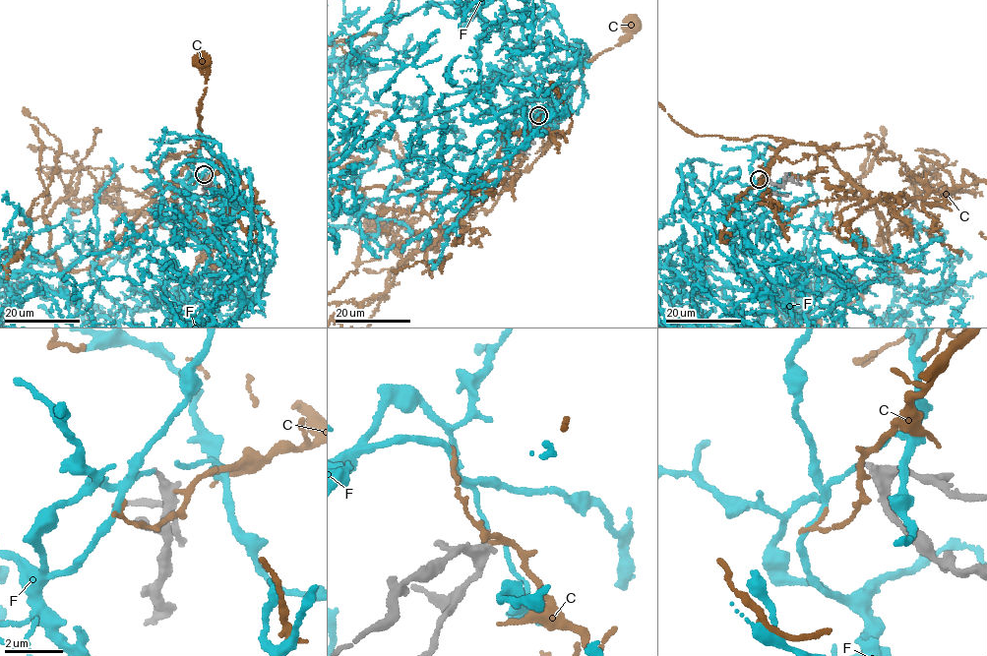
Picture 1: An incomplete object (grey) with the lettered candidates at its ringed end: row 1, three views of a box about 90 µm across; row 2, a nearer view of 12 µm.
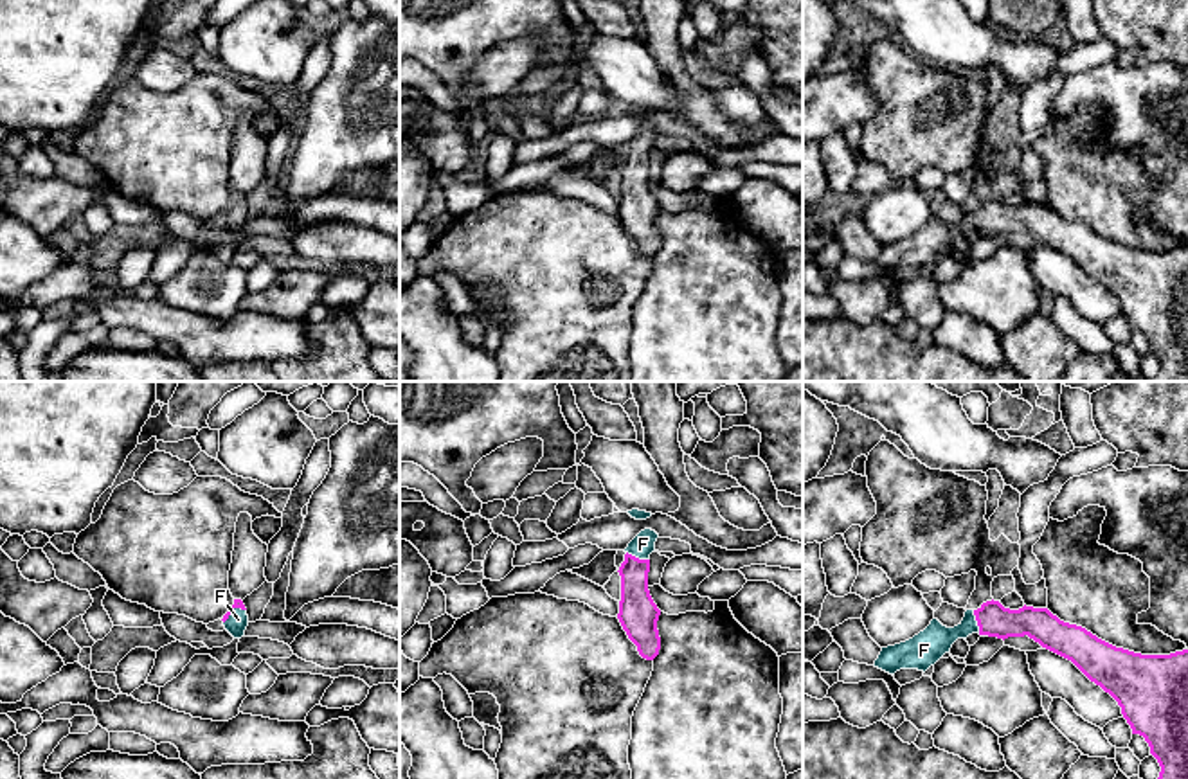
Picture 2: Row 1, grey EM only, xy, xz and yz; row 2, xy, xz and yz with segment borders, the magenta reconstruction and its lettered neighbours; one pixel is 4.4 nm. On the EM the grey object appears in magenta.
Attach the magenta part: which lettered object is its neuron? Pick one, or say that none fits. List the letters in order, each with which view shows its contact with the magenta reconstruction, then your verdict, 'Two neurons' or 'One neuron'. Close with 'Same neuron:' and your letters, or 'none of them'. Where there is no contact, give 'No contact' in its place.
C: No contact. Two neurons
F: Touches magenta in xz. One neuron
Same neuron: F

